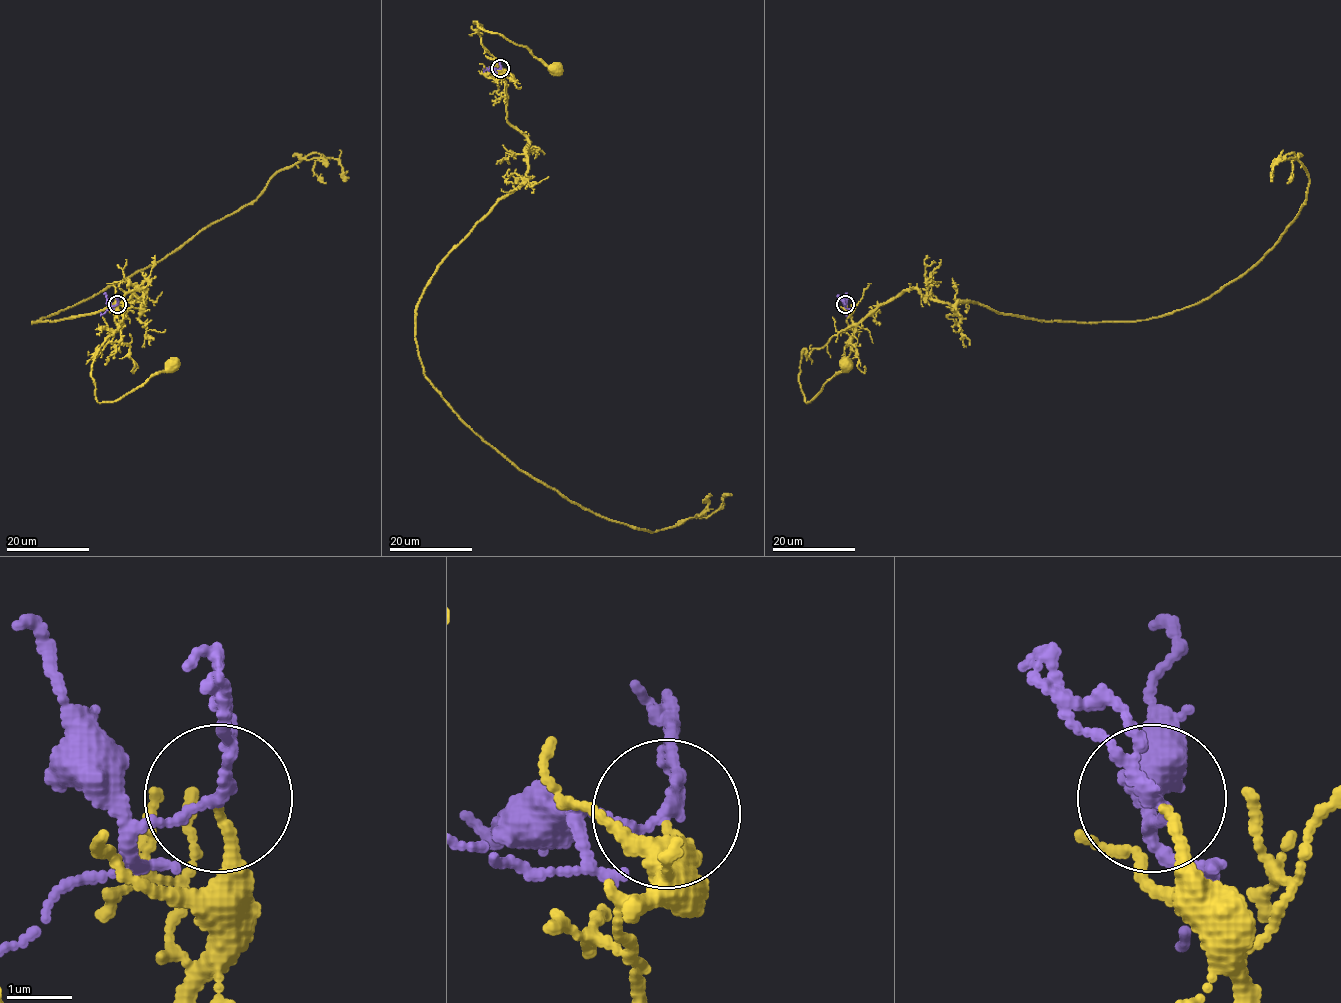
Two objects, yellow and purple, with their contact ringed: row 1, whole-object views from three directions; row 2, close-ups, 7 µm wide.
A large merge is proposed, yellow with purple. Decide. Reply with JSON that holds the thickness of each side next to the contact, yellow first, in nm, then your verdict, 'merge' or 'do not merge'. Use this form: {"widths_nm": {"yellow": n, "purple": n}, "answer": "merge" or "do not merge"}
{"widths_nm": {"yellow": 150, "purple": 120}, "answer": "merge"}

